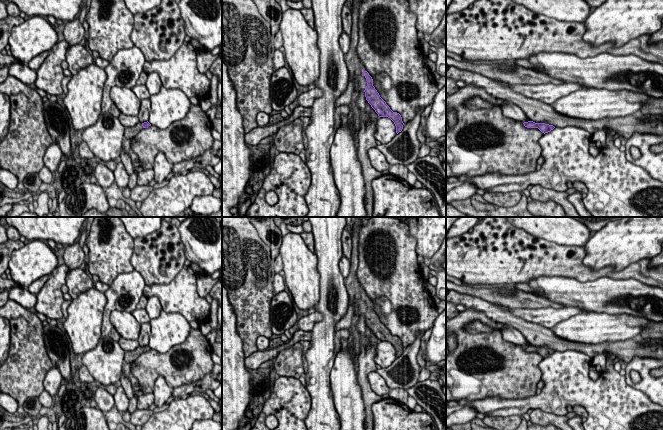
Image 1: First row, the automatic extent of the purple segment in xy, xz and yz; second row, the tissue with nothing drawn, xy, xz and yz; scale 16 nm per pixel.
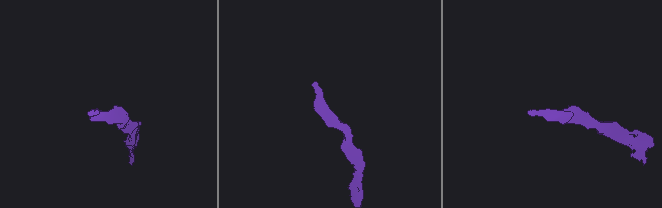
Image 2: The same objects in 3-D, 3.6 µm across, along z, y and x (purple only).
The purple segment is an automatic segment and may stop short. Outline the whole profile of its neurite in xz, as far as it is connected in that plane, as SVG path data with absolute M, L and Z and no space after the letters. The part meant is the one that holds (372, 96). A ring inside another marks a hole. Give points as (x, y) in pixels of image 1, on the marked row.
M354 0L351 4L347 6L351 9L352 13L352 29L351 29L351 42L350 49L345 55L345 62L349 71L349 76L357 82L358 92L364 91L365 97L371 107L375 110L379 117L390 118L395 126L396 133L402 131L403 121L399 113L393 112L386 102L380 97L379 93L373 86L373 79L367 71L362 68L362 62L357 56L357 45L358 45L358 16L359 8L362 1Z

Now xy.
M147 121L144 123L137 123L135 126L133 127L127 127L125 128L125 132L124 132L124 138L126 139L132 139L134 138L143 128L148 128L149 126L151 126L151 124Z

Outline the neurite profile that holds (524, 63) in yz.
M520 59L520 60L516 61L516 64L521 66L521 67L524 67L526 69L529 69L529 70L533 70L533 71L537 71L537 72L543 72L544 71L544 68L542 65L535 66L535 65L531 64L526 59Z

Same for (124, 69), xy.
M133 46L119 50L104 68L107 79L104 84L101 113L108 114L113 104L110 90L114 86L132 89L143 72L145 57L142 51Z

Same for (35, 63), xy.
M44 51L39 55L35 56L29 63L28 66L32 70L37 71L41 64L44 62L45 58L49 55L49 51Z

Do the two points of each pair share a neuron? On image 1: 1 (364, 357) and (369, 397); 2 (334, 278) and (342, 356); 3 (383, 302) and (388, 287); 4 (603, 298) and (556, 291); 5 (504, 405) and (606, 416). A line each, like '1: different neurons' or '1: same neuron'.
1: same neuron
2: different neurons
3: different neurons
4: same neuron
5: same neuron

